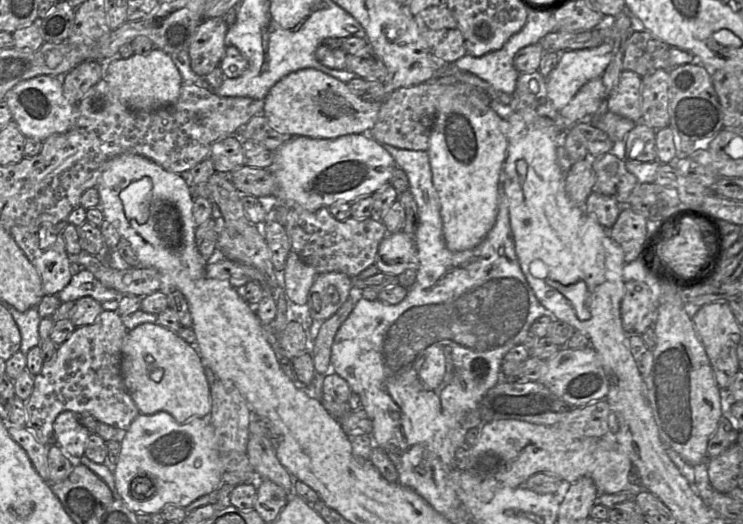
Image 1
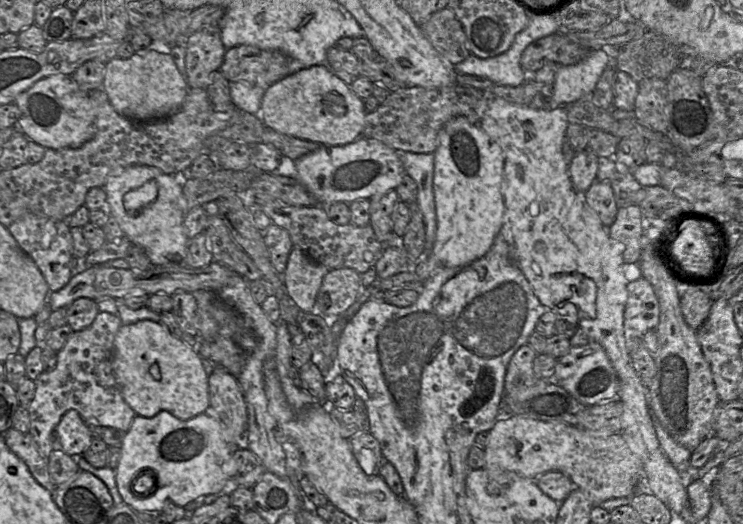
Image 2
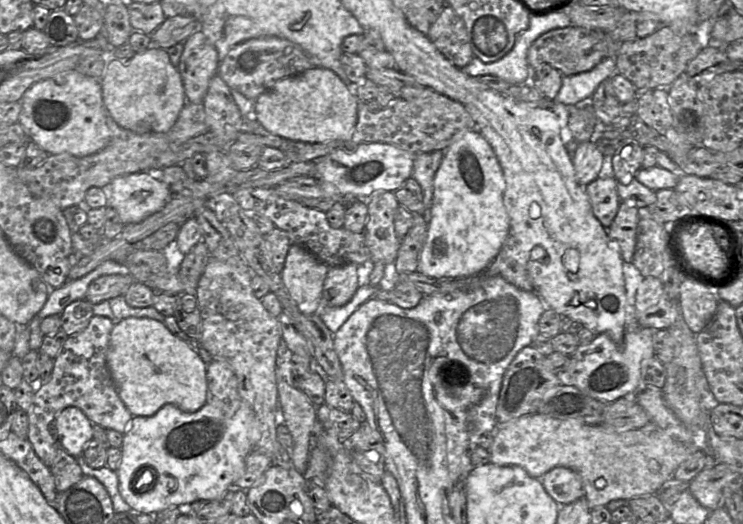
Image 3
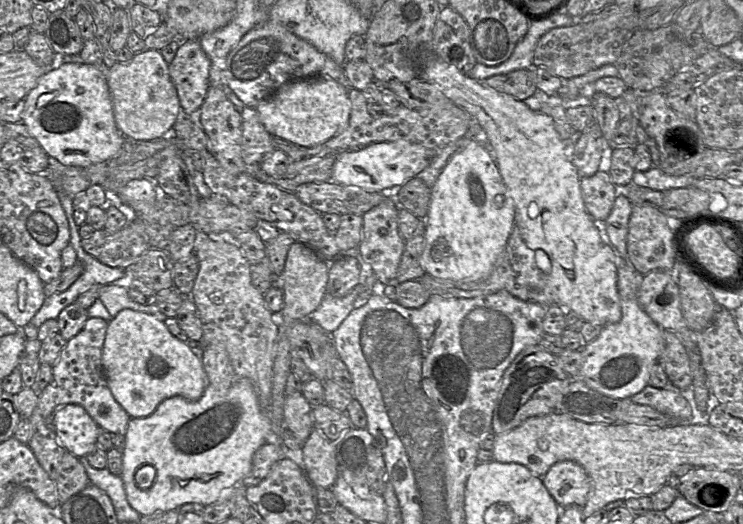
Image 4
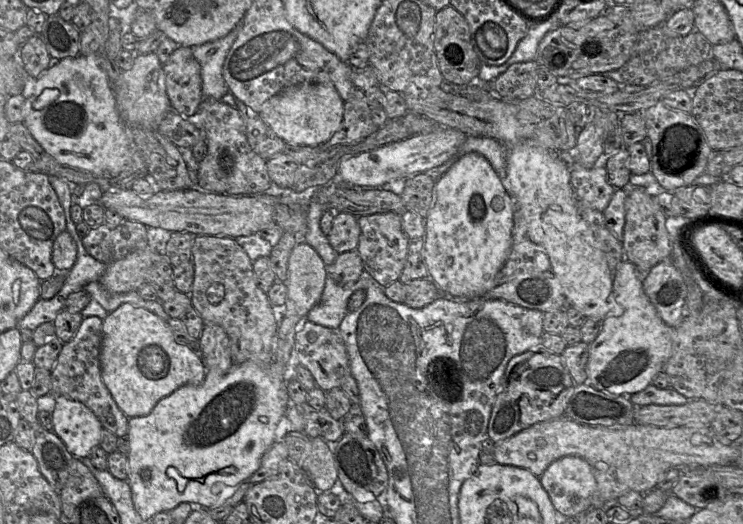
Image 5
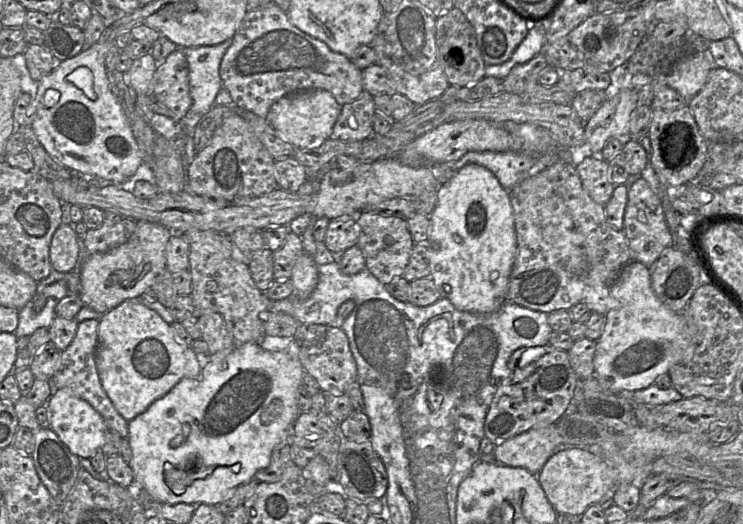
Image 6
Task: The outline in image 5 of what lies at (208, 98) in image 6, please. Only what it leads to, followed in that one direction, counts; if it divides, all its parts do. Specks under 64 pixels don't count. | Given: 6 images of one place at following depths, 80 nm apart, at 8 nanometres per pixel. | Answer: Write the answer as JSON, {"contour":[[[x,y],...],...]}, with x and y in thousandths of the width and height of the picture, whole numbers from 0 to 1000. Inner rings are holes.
{"contour":[[[322,46],[301,71],[257,90],[269,124],[273,187],[297,191],[308,174],[300,147],[300,124],[320,61]]]}

